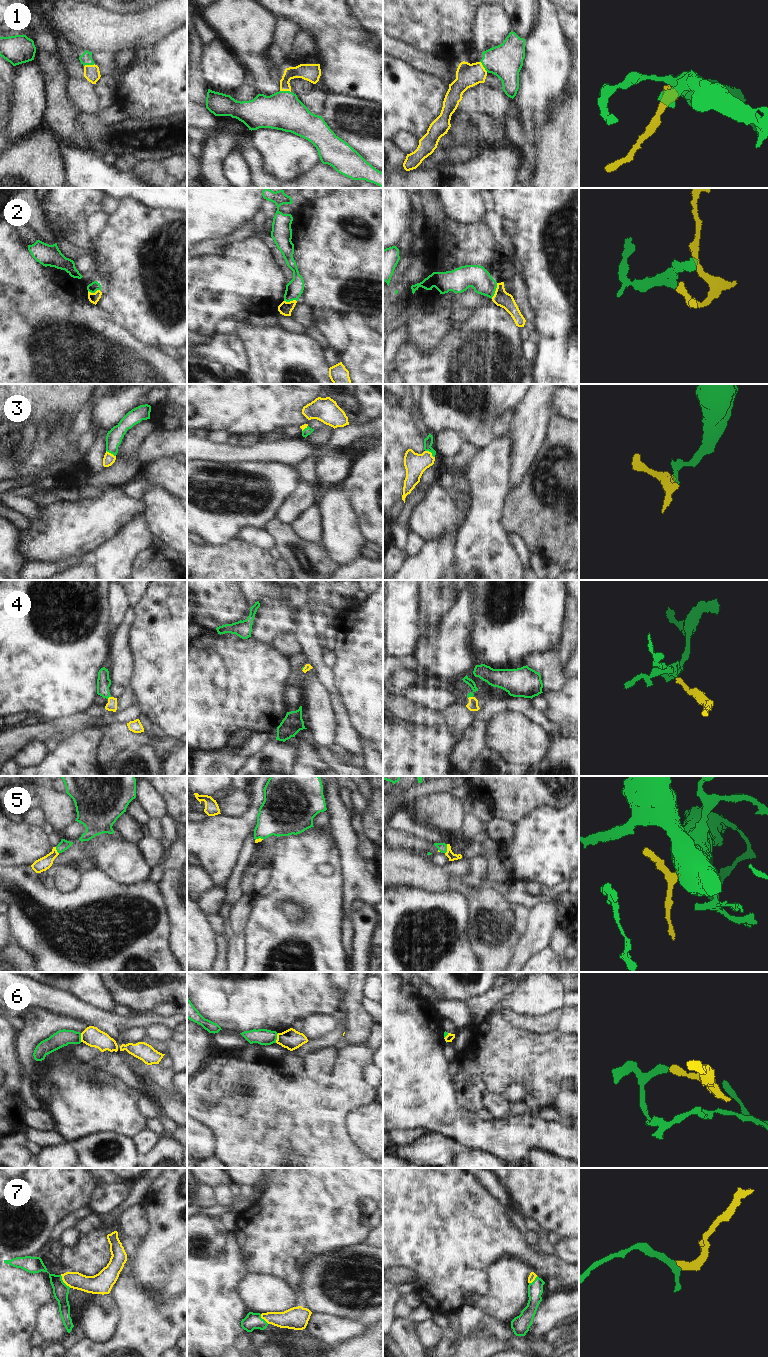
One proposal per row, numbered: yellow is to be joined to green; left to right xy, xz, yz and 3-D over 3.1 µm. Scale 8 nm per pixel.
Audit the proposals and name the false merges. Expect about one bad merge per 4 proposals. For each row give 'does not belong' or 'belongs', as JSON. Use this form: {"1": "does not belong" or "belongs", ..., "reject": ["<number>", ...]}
{"1": "belongs", "2": "does not belong", "3": "belongs", "4": "belongs", "5": "belongs", "6": "does not belong", "7": "belongs", "reject": ["2", "6"]}

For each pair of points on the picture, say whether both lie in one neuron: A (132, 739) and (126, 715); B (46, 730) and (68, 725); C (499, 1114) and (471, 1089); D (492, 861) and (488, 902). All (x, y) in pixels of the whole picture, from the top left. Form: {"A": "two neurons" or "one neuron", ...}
{"A": "two neurons", "B": "two neurons", "C": "one neuron", "D": "two neurons"}

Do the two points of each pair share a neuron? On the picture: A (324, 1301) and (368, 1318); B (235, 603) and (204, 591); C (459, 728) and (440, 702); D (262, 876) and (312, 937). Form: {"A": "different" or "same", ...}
{"A": "same", "B": "same", "C": "different", "D": "different"}

